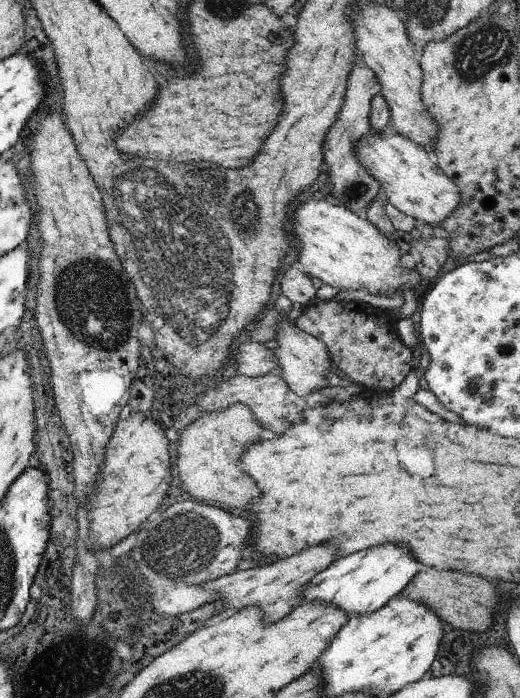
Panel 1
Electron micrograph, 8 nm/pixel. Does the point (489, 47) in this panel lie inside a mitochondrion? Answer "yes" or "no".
yes

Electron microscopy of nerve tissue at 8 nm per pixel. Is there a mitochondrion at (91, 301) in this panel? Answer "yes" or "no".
yes

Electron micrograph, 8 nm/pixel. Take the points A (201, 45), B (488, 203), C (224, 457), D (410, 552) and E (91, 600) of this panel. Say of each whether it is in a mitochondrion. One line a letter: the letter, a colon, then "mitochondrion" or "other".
A: other
B: other
C: other
D: other
E: other

